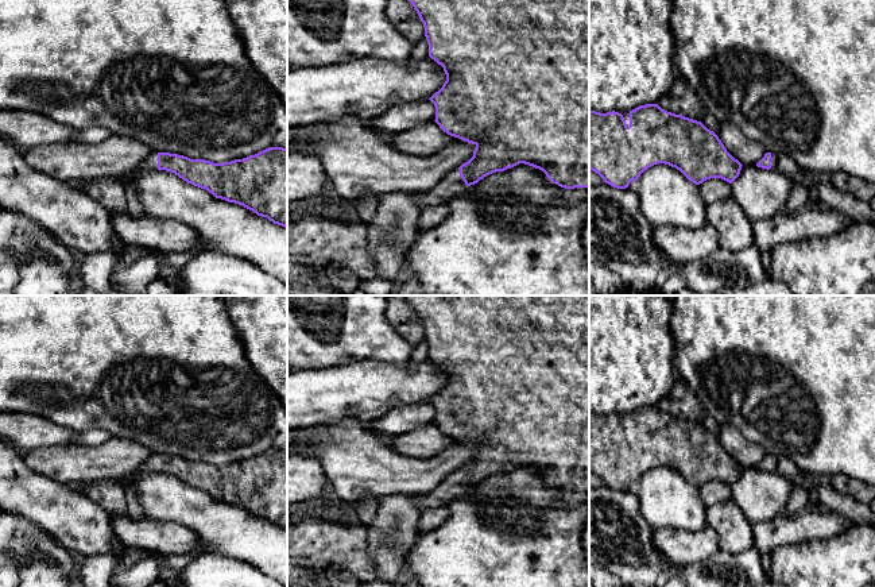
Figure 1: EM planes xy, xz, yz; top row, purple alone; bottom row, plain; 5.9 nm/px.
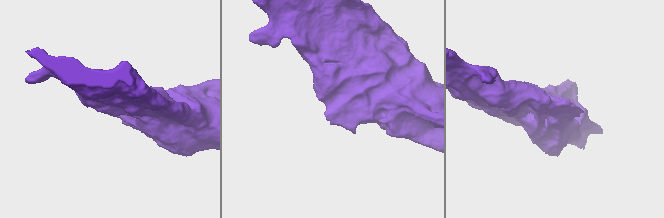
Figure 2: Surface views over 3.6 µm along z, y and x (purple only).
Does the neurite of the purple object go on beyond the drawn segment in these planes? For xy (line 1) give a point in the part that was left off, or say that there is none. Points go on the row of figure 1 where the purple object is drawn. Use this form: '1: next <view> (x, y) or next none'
1: next xy (151, 162)

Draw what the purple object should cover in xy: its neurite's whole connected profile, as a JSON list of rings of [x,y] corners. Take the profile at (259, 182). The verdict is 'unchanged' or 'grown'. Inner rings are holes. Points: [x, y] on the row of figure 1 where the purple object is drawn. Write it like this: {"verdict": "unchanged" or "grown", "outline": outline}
{"verdict": "grown", "outline": [[[268,147],[255,155],[224,163],[152,151],[140,170],[166,170],[187,184],[206,189],[216,198],[243,205],[258,216],[287,228],[287,148]]]}

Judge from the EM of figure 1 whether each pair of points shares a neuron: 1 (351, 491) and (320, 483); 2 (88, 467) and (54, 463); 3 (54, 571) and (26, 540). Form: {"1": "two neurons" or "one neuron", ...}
{"1": "two neurons", "2": "one neuron", "3": "one neuron"}

